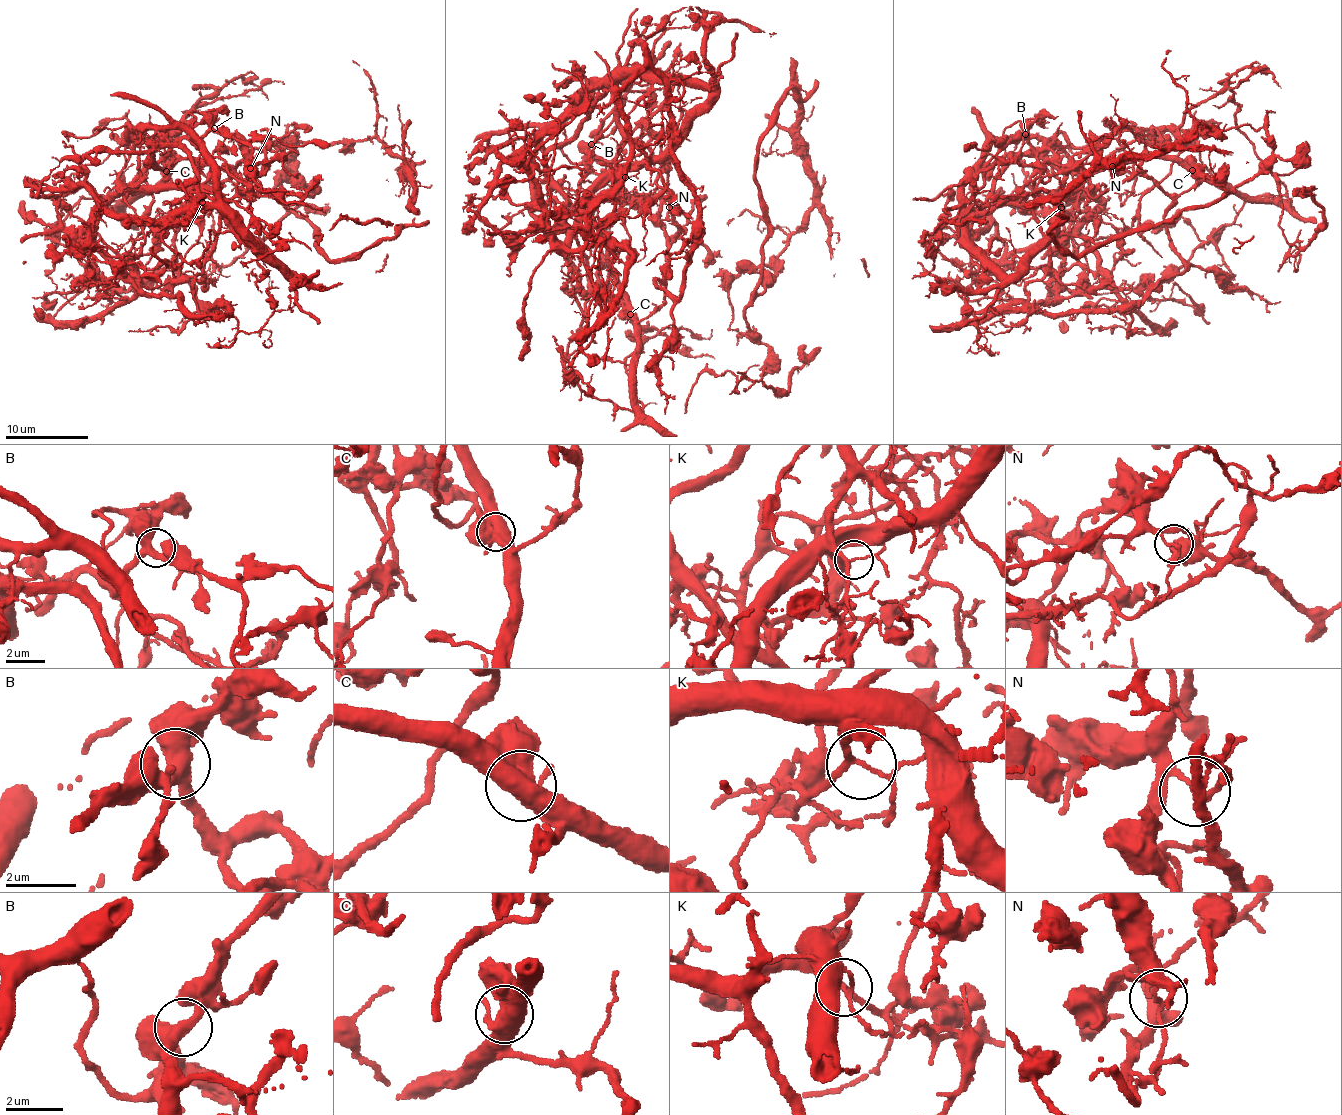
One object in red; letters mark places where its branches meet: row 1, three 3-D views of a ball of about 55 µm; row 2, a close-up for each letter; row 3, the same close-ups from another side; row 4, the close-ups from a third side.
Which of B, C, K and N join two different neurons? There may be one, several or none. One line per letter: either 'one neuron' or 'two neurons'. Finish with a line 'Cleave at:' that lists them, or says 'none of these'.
B: one neuron
C: two neurons
K: one neuron
N: two neurons
Cleave at: C, N

